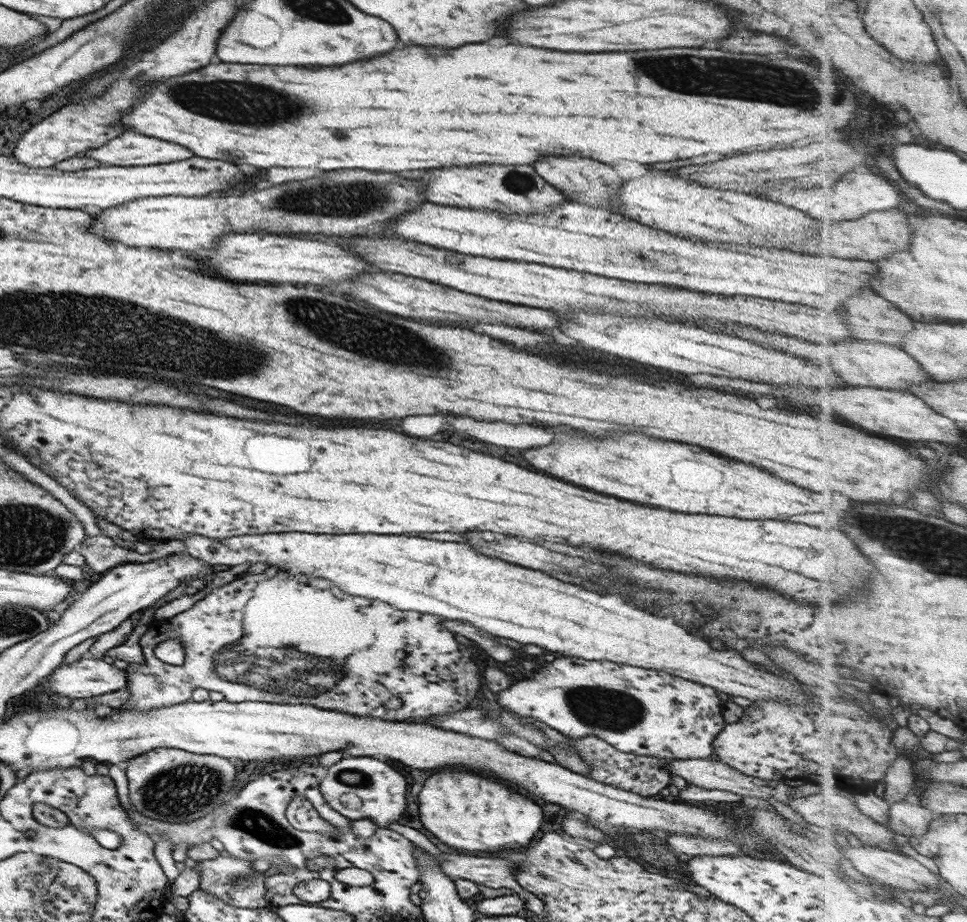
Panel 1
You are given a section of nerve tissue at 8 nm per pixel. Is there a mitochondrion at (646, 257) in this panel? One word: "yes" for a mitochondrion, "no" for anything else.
yes

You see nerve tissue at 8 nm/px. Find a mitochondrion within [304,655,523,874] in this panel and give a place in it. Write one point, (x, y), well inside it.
(348, 776)

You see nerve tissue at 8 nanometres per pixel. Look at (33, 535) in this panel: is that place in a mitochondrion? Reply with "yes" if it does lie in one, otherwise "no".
yes

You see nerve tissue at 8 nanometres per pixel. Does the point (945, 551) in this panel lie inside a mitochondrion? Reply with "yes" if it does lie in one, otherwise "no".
yes

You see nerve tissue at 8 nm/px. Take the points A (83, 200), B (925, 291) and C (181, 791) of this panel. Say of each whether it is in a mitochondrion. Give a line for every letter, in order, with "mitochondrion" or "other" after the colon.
A: other
B: other
C: mitochondrion

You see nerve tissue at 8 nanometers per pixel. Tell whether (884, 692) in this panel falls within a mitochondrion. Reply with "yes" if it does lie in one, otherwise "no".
no

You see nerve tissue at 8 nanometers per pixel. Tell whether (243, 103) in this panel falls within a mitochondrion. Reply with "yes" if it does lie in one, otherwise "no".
yes

